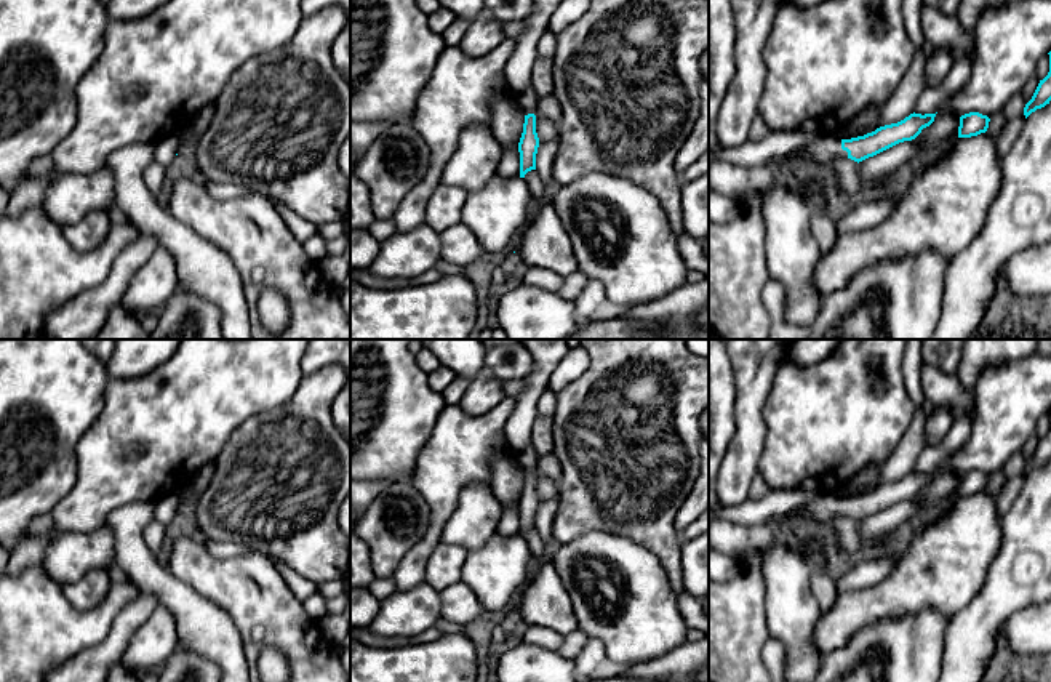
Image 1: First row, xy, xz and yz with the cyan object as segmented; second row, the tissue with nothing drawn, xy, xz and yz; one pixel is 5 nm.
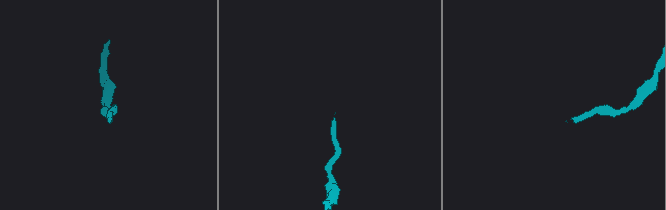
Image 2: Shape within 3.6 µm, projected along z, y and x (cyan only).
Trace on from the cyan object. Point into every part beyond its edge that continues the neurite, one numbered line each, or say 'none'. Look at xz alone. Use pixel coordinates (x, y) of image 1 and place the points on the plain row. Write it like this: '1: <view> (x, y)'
1: xz (546, 354)

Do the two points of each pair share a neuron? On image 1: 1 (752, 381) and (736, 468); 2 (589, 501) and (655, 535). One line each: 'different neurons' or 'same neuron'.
1: same neuron
2: same neuron

